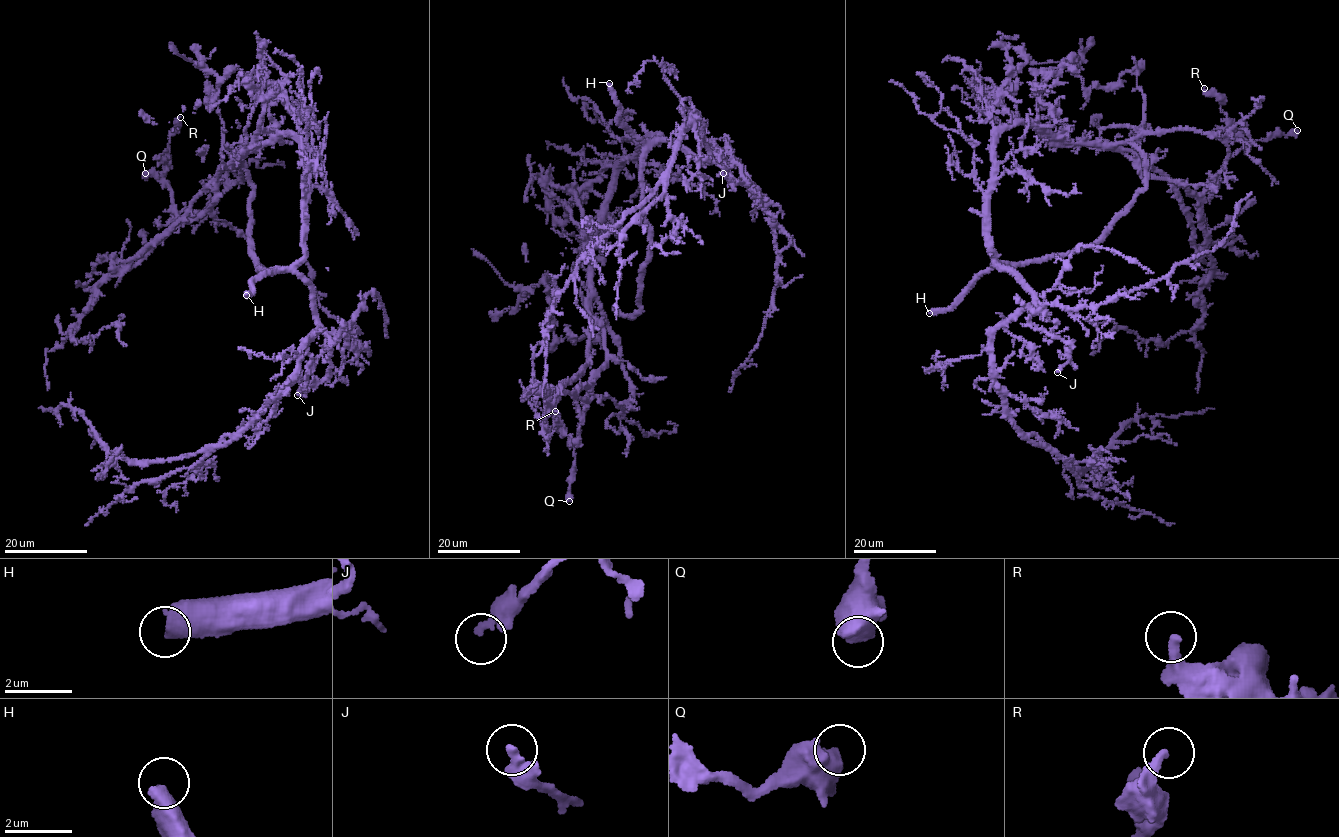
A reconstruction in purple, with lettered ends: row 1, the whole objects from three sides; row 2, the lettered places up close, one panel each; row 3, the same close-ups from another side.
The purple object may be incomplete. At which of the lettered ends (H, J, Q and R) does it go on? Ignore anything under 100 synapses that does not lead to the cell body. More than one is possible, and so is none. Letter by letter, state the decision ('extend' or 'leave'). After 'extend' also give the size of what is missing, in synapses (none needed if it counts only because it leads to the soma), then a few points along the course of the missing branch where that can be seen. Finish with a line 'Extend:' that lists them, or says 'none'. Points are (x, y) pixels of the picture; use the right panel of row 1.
H: extend
J: leave
Q: leave
R: leave
Extend: H

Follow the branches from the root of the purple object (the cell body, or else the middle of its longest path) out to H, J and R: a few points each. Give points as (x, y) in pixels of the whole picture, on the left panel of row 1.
H: (305, 210), (304, 256), (288, 267), (262, 273), (252, 282), (253, 291), (246, 295)
J: (305, 210), (304, 257), (295, 269), (311, 290), (316, 321), (329, 338), (331, 363), (326, 375), (297, 395)
R: (305, 210), (304, 148), (286, 134), (219, 172), (217, 196), (207, 211), (177, 222), (164, 160), (180, 117)

